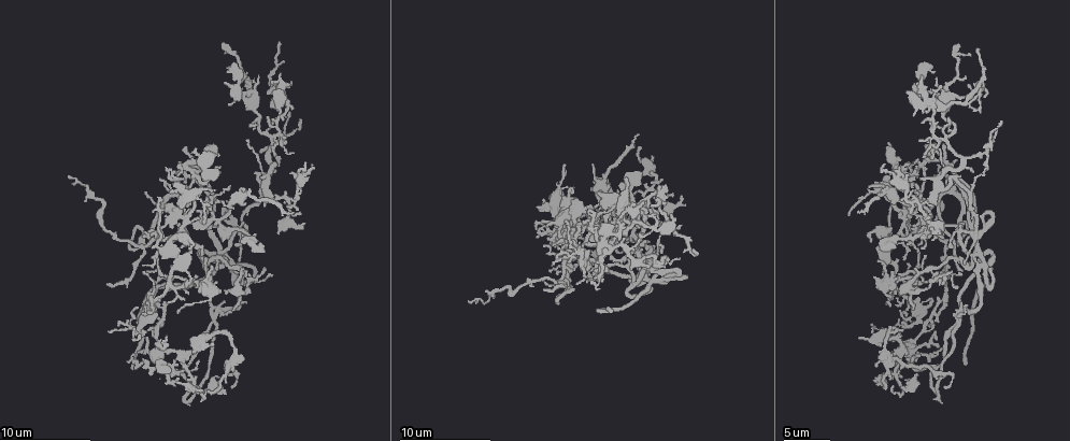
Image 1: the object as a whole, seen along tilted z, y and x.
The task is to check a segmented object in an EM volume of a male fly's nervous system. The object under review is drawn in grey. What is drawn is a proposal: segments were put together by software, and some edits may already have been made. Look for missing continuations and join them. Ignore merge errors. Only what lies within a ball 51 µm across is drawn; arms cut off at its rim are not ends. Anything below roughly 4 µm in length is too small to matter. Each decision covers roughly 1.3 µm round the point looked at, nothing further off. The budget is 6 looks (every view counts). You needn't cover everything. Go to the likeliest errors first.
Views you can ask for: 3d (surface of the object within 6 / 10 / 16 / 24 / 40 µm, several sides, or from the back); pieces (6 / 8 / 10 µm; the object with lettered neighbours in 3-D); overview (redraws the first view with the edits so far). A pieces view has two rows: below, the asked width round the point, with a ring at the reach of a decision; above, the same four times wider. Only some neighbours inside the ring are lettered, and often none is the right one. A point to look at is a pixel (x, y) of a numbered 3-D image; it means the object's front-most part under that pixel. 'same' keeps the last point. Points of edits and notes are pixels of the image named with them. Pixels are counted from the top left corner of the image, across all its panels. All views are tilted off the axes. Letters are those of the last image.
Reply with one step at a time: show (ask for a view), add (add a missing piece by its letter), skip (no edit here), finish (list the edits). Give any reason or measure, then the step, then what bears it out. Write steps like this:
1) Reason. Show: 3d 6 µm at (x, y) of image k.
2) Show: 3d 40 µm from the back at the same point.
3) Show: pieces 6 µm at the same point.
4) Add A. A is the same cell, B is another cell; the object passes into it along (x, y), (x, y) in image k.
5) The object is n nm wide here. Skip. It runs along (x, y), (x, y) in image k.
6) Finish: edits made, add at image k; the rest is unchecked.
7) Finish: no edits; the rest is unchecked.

Free end. Show: pieces 6 µm at (159, 199) of image 1.

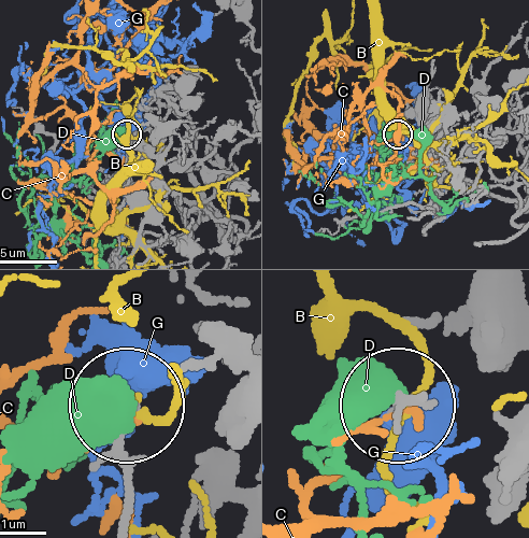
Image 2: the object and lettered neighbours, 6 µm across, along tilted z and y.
The object is 170 nm wide here. Skip. B, C, D and G are other cells; no lettered piece goes on from it.

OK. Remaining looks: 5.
An open end. Show: 3d 6 µm at (942, 147) of image 1.

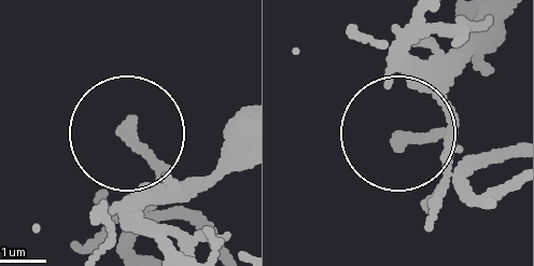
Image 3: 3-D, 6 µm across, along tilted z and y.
Show: pieces 6 µm at (128, 128) of image 3.

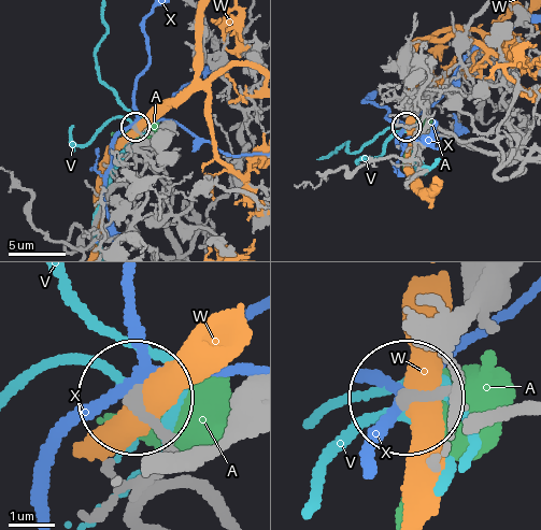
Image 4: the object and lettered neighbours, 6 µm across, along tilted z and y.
Skip. A, V, W and X are other cells; it runs along (507, 411), (409, 395) in image 4; none of them fits.

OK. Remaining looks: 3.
Free end. Show: pieces 10 µm at (257, 269) of image 1.

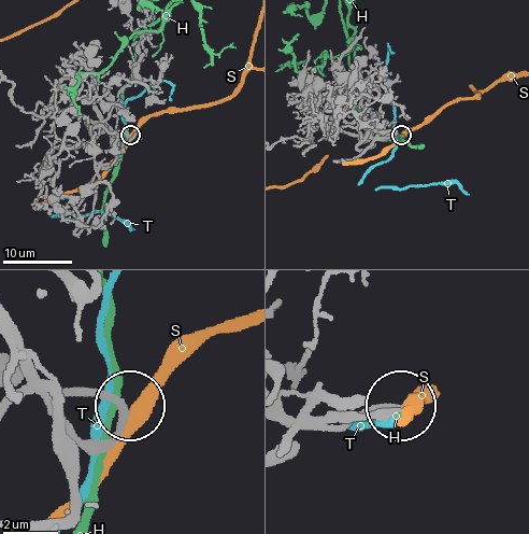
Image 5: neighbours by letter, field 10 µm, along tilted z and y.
The object is 220 nm wide here. Skip. H, S and T are other cells; it runs along (66, 417), (73, 436), (99, 443), (111, 435), (122, 409) in image 5; none of them fits.

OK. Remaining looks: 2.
Finish: no edits; the rest is unchecked.

